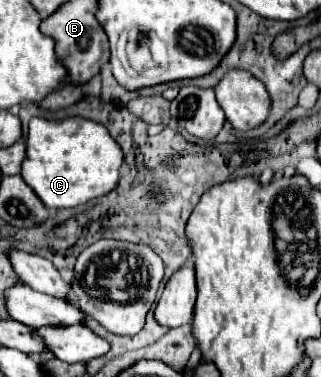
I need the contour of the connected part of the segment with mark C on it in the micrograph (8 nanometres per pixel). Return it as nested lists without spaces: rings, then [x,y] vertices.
[[[32,118],[20,176],[44,206],[74,208],[114,190],[122,162],[122,148],[98,122],[84,118],[68,118],[64,122]]]

